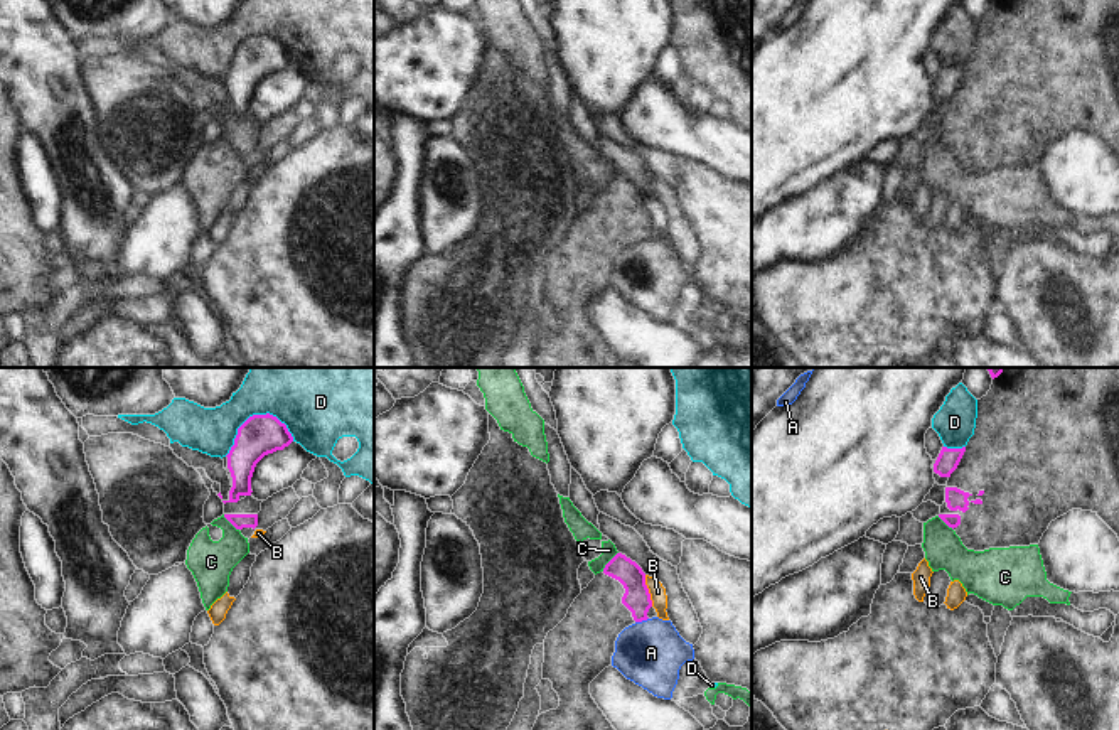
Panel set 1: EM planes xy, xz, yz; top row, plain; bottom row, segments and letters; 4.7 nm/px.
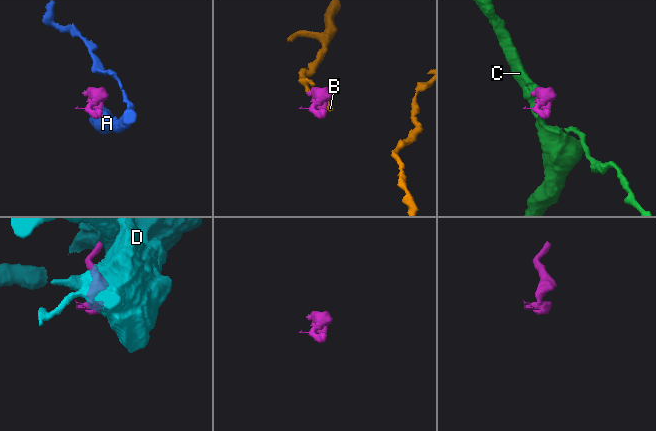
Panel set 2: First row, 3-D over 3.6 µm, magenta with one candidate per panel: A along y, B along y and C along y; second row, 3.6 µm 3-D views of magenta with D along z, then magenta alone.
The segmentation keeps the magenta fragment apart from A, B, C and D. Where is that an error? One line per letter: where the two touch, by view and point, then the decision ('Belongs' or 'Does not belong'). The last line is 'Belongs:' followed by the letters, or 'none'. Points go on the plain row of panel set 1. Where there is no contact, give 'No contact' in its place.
A: Touches magenta at xz (641, 243). Does not belong
B: Touches magenta at xz (647, 213). Does not belong
C: Touches magenta at xz (609, 184). Does not belong
D: Touches magenta at xy (253, 37). Does not belong
Belongs: none

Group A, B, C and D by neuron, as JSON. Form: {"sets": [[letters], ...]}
{"sets": [["A"], ["B"], ["C"], ["D"]]}

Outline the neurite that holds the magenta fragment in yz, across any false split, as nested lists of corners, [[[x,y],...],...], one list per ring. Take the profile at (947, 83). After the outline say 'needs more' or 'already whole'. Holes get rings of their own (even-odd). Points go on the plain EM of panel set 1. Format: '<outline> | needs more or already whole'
[[[942,69],[939,79],[932,86],[934,101],[939,108],[947,108],[947,103],[950,96],[957,91],[964,74],[966,74],[966,69],[962,71]]] | needs more

